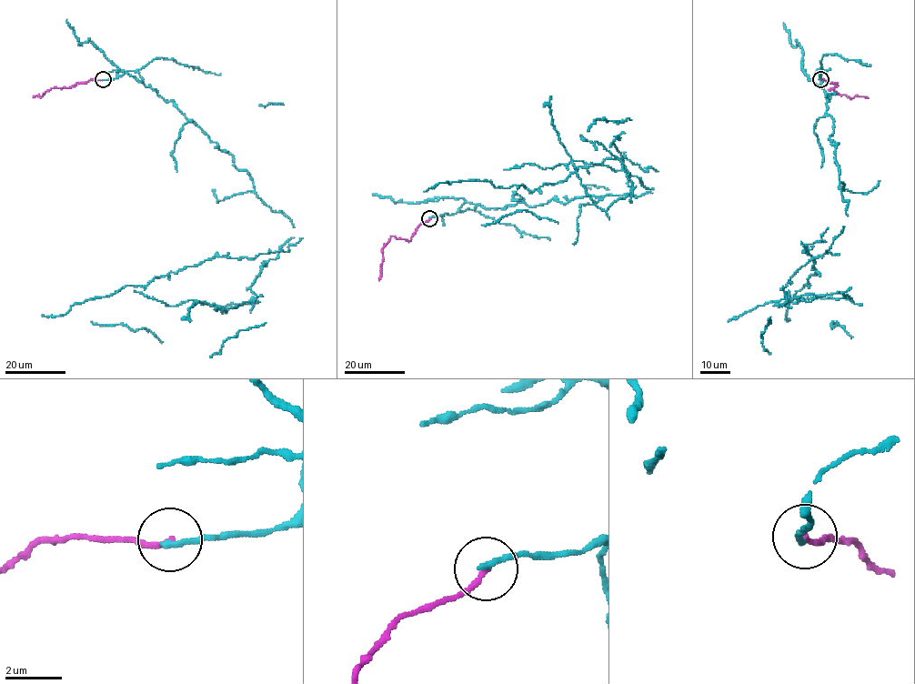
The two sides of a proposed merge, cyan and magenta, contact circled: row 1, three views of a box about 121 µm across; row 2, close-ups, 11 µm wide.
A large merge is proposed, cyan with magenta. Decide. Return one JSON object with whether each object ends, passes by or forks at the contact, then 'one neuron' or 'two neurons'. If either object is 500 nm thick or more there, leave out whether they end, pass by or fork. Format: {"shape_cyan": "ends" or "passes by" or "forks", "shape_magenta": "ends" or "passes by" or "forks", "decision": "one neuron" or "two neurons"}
{"shape_cyan": "ends", "shape_magenta": "ends", "decision": "one neuron"}

